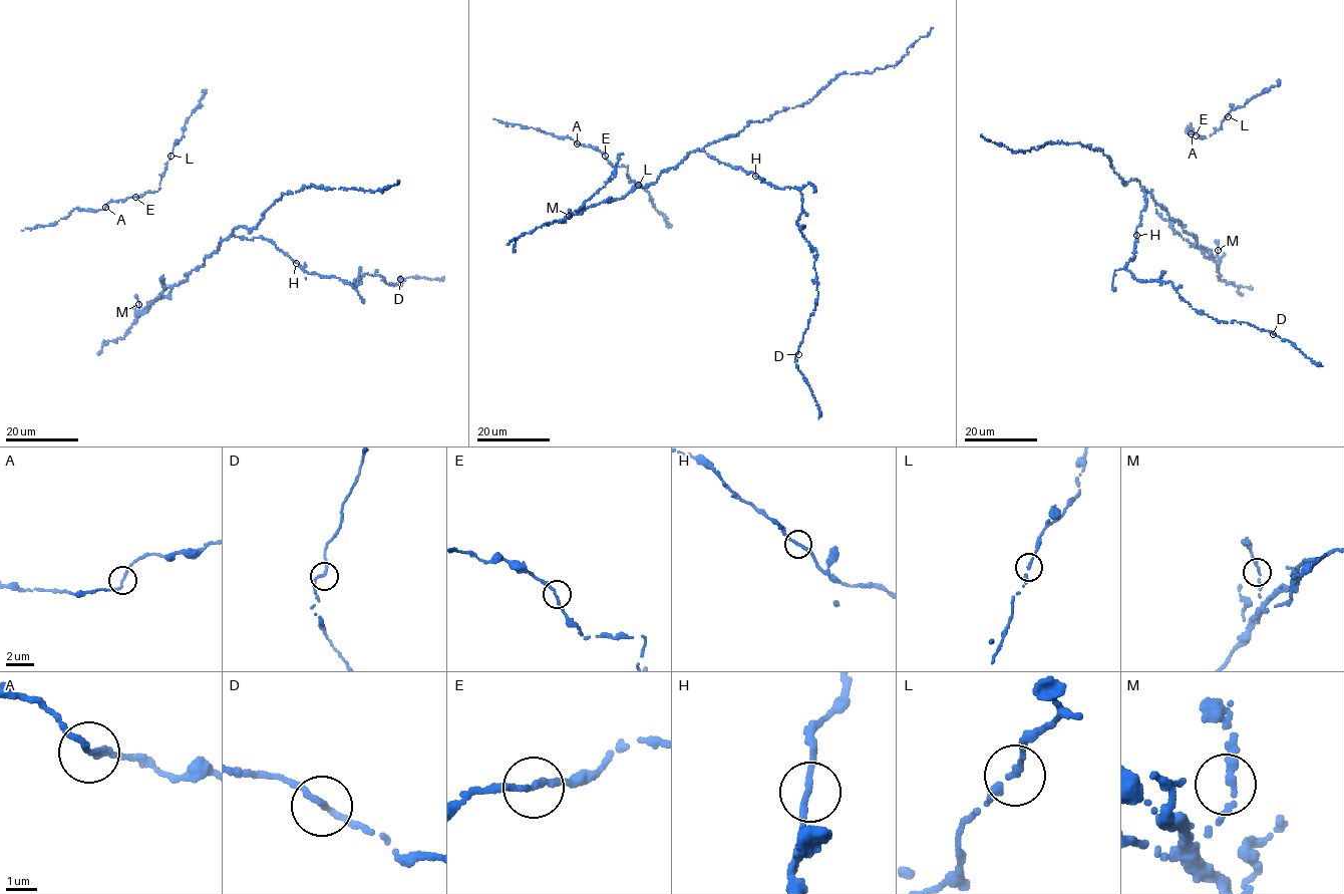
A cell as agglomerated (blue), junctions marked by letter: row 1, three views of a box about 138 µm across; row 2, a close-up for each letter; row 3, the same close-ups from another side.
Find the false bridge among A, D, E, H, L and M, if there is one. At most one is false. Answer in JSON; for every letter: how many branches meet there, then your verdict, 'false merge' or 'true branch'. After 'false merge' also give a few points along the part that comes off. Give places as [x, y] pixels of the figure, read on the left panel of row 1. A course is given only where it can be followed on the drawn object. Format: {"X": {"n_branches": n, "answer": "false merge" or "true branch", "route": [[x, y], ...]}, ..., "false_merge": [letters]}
{"A": {"n_branches": 2, "answer": "true branch"}, "D": {"n_branches": 2, "answer": "true branch"}, "E": {"n_branches": 2, "answer": "true branch"}, "H": {"n_branches": 2, "answer": "true branch"}, "L": {"n_branches": 2, "answer": "true branch"}, "M": {"n_branches": 2, "answer": "true branch"}, "false_merge": []}

